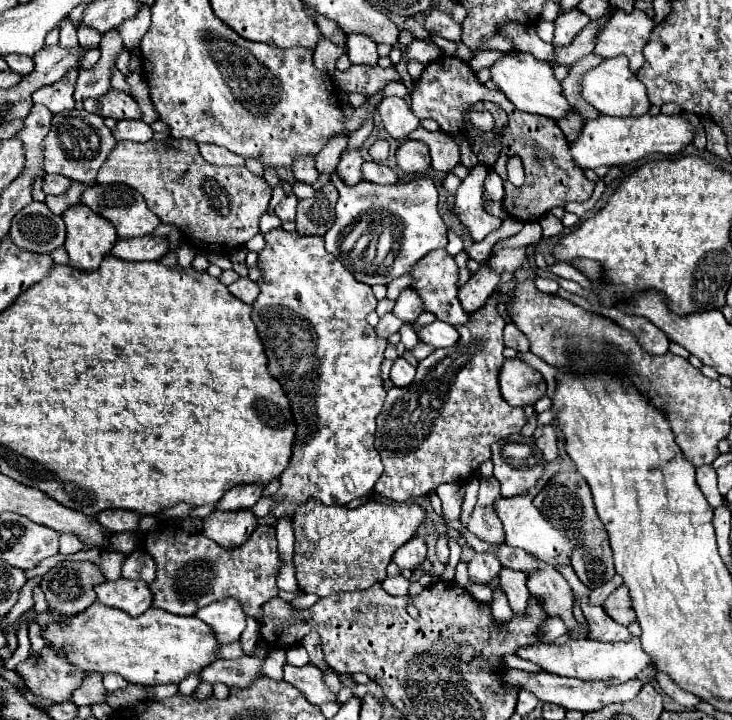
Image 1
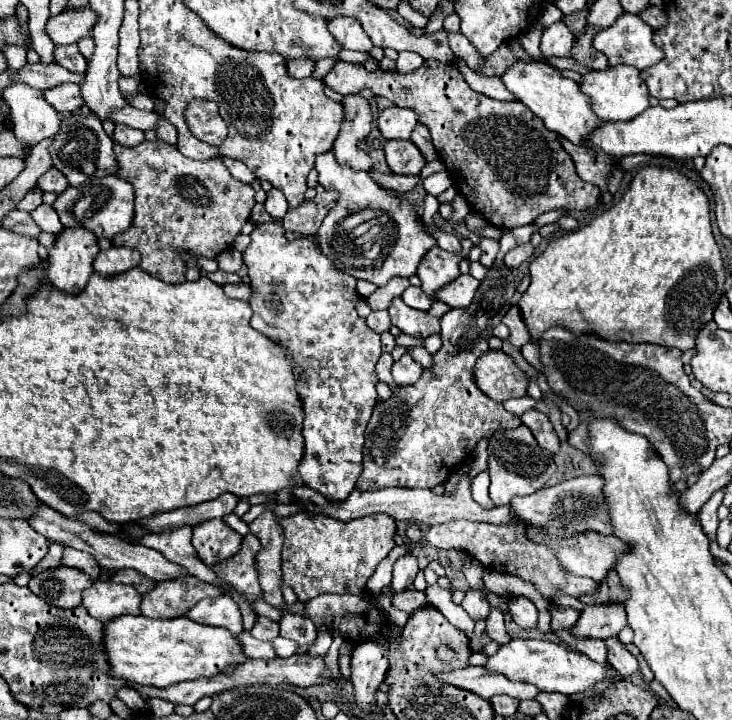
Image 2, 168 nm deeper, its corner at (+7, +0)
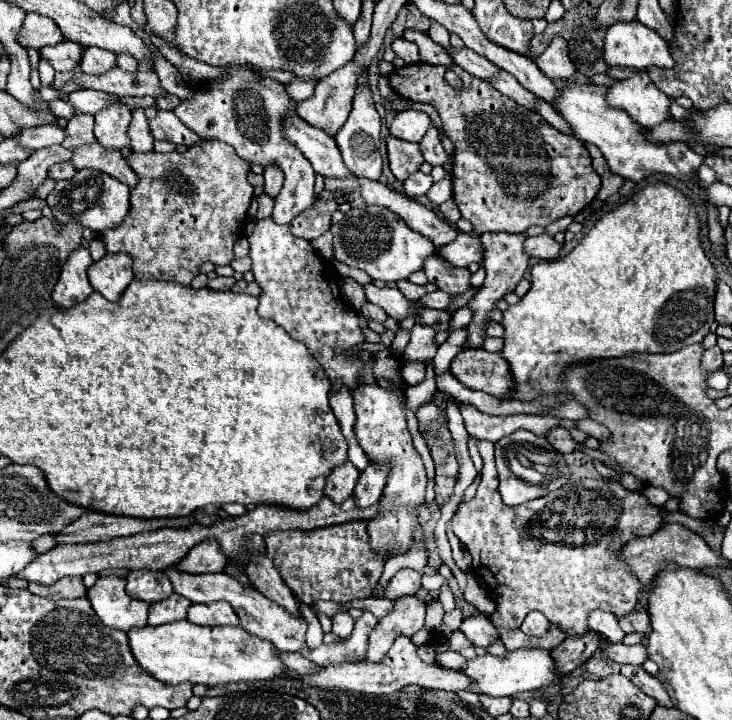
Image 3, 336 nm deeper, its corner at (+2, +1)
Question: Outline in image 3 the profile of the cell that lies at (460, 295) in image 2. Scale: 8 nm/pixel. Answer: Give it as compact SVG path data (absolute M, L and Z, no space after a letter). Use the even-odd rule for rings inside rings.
M432 253L424 261L424 271L426 271L426 277L430 283L436 283L438 289L442 289L450 295L466 293L468 289L472 289L468 269L452 267L450 263L444 263L444 259L440 259L440 255L436 255L436 253Z

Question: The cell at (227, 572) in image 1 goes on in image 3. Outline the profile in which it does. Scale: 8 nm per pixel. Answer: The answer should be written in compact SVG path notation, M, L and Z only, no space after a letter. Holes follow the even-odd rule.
M172 593L168 599L150 605L148 625L158 627L158 625L166 625L166 623L172 623L172 621L186 619L186 611L188 611L190 605L192 603L186 597L180 597L176 593Z

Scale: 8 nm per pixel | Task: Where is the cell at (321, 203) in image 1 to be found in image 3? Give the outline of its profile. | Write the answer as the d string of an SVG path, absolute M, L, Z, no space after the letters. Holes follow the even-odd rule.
M318 199L312 207L308 207L298 217L292 219L292 223L290 223L292 235L308 239L308 241L320 237L322 233L326 233L330 229L330 217L336 209L338 209L336 201Z

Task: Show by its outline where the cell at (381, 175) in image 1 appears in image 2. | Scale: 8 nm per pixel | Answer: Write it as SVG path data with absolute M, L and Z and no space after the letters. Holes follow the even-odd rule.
M369 170L369 176L383 188L387 190L393 190L393 192L407 192L407 190L413 190L415 184L419 182L417 176L399 176L399 174L383 174L383 172L377 172L377 170Z

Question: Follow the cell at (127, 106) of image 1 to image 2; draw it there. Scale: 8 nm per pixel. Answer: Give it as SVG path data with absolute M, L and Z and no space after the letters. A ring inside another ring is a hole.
M127 104L127 108L119 108L119 112L113 112L111 120L115 124L125 124L129 128L153 130L157 124L157 112L145 112Z

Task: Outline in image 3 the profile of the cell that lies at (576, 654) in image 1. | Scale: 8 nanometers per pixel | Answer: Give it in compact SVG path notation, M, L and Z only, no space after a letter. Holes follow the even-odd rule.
M542 649L508 651L504 657L494 657L486 653L476 659L466 661L458 671L468 675L470 679L468 691L478 693L478 695L492 695L492 697L504 697L504 695L510 697L520 691L534 691L534 689L548 687L560 681L560 677L554 671L554 661L550 657L550 651L542 651Z

